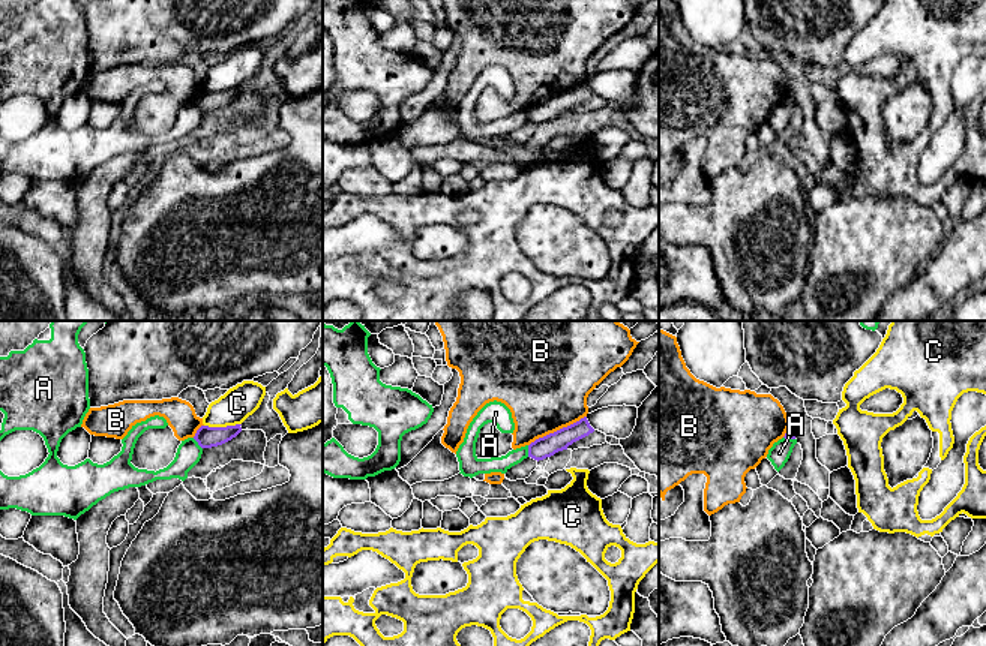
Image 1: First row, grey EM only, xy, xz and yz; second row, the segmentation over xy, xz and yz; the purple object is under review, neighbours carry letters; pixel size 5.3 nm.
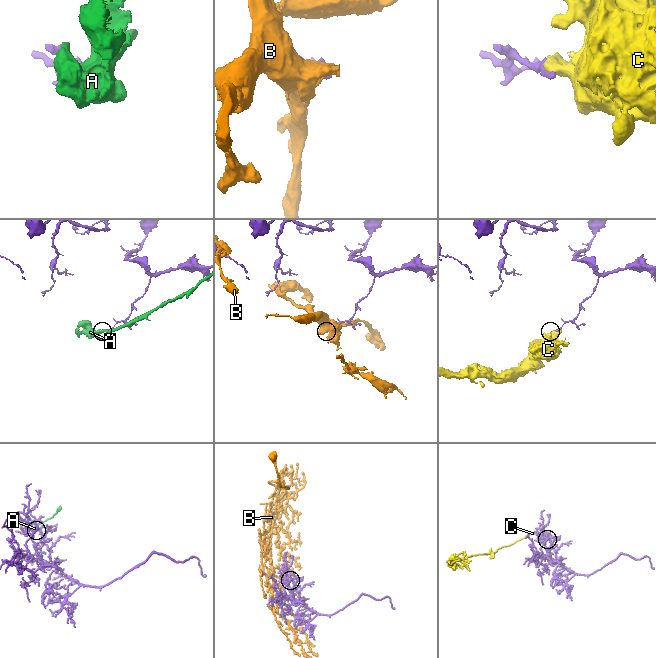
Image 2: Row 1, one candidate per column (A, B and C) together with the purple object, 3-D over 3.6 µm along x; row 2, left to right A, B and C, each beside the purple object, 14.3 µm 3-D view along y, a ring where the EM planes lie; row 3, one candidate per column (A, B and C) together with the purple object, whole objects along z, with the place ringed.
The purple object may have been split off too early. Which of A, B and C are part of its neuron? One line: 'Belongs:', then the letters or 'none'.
Belongs: none

